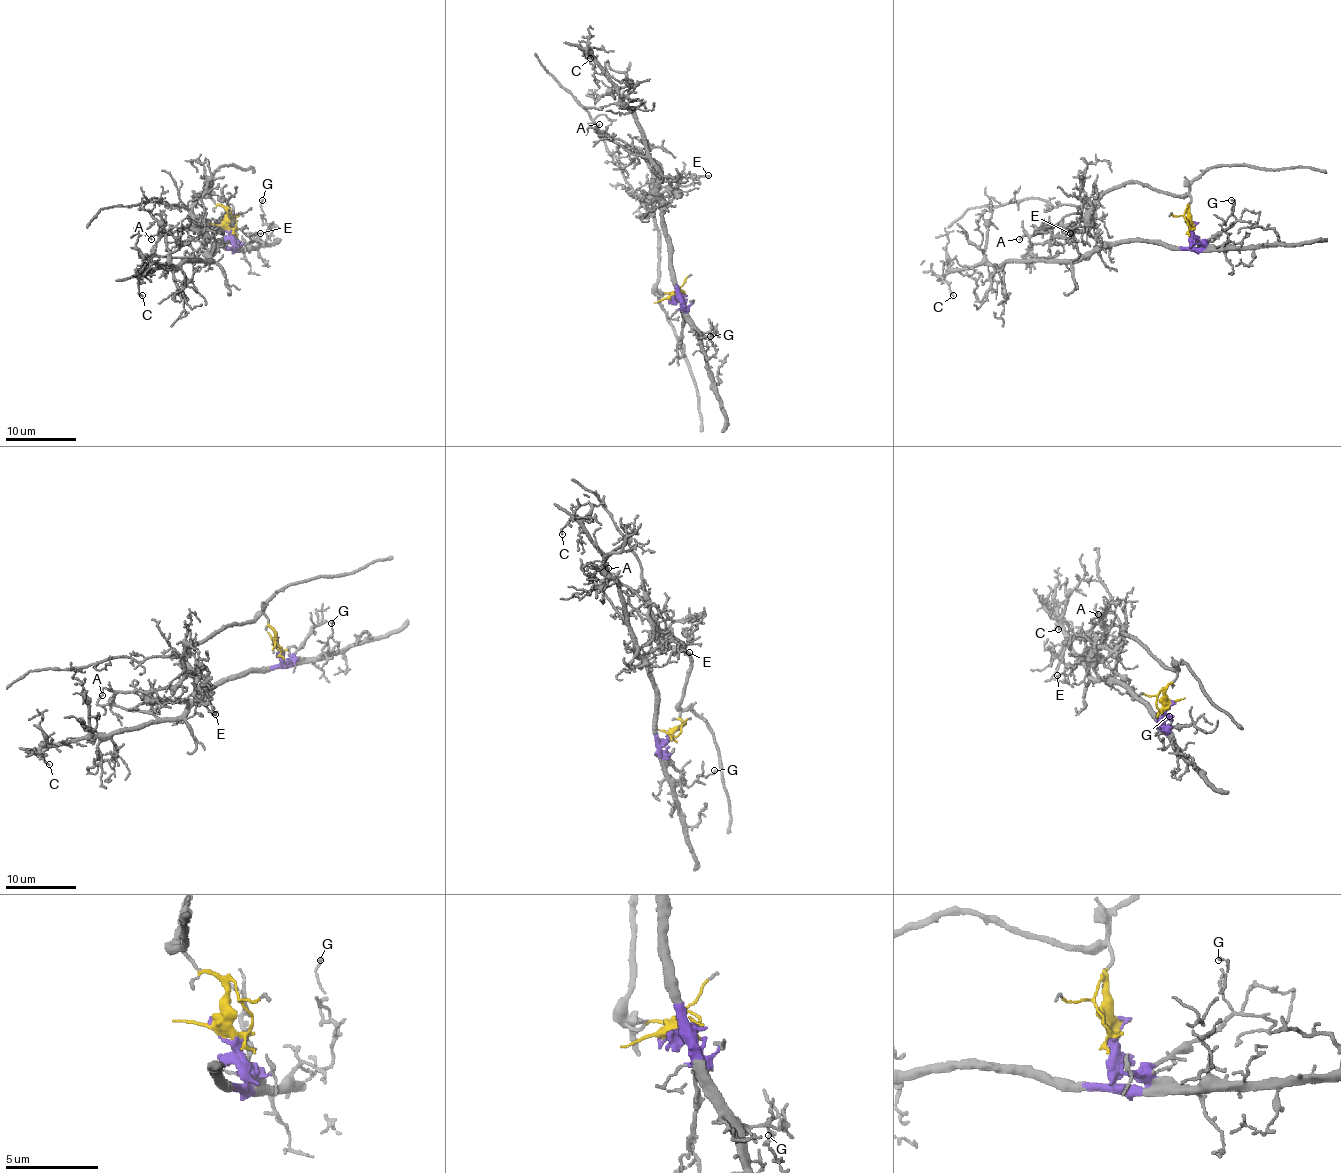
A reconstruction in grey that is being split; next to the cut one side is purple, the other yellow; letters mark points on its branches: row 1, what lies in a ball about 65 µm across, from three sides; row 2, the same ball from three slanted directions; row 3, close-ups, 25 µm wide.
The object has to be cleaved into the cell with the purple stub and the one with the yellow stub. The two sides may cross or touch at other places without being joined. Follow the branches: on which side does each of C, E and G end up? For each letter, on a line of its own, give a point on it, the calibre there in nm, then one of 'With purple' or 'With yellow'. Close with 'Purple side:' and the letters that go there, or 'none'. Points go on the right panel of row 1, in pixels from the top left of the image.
C: Place: (953, 295). Thickness 120 nm. With purple
E: Place: (1070, 233). Thickness 110 nm. With yellow
G: Place: (1231, 200). Thickness 120 nm. With purple
Purple side: C, G

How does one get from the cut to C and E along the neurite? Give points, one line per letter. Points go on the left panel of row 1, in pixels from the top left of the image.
C: (225, 228), (230, 248), (221, 240), (213, 248), (209, 260), (145, 269), (138, 278), (142, 295)
E: (225, 228), (227, 212), (207, 196), (211, 182), (195, 200), (193, 212), (216, 230), (261, 233)

